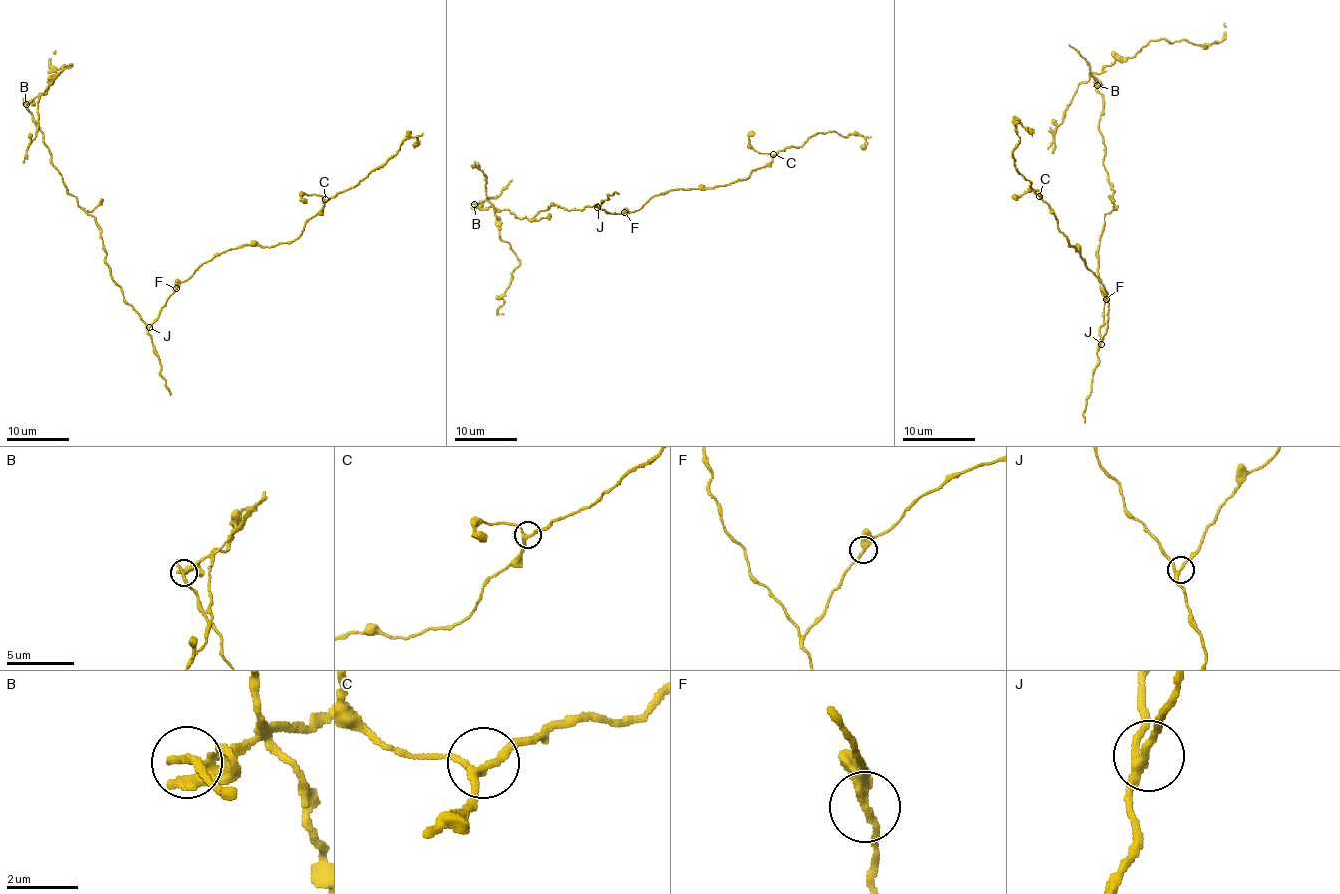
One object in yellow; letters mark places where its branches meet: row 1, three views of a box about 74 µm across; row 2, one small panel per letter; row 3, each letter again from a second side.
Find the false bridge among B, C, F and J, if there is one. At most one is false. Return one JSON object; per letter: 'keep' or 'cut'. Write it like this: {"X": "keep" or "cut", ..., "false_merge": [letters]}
{"B": "cut", "C": "keep", "F": "keep", "J": "keep", "false_merge": ["B"]}

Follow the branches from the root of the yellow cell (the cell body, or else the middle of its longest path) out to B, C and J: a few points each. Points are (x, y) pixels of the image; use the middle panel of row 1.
B: (575, 209), (552, 204), (532, 218), (518, 218), (507, 209), (480, 209), (474, 204)
C: (575, 209), (633, 212), (669, 190), (742, 181), (767, 165), (773, 154)
J: (575, 209), (597, 207)

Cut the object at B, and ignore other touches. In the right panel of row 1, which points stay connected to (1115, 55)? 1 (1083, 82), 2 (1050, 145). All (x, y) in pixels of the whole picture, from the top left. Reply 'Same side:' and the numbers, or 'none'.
Same side: 1, 2

